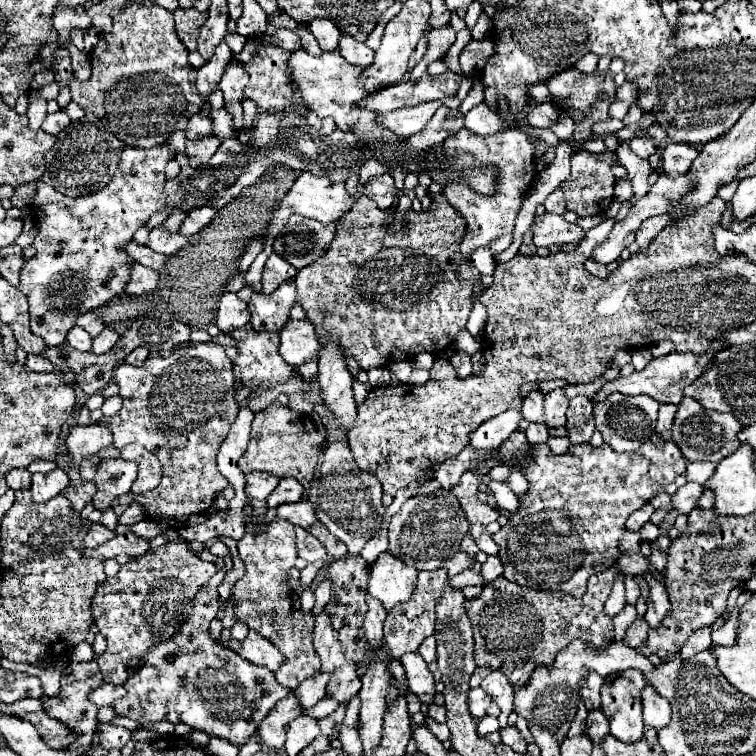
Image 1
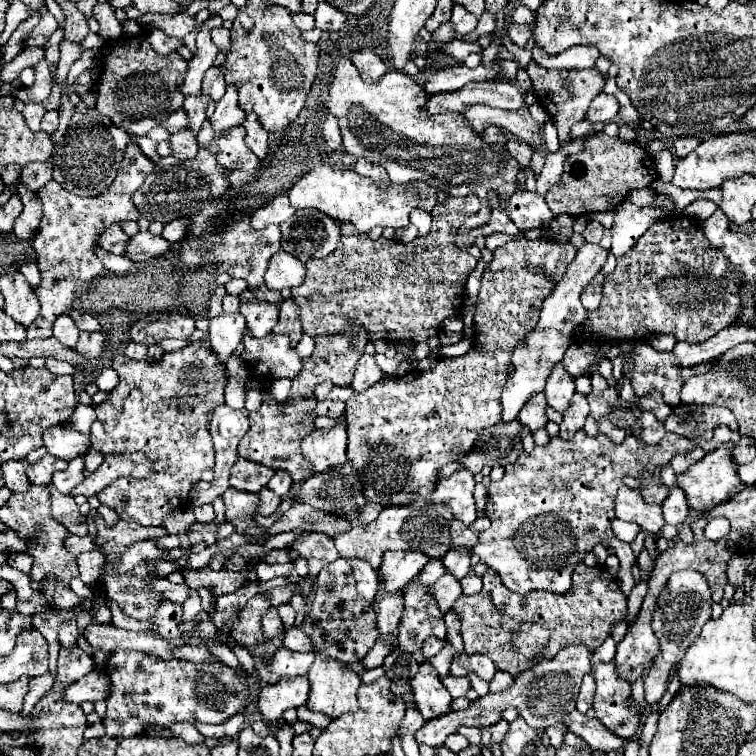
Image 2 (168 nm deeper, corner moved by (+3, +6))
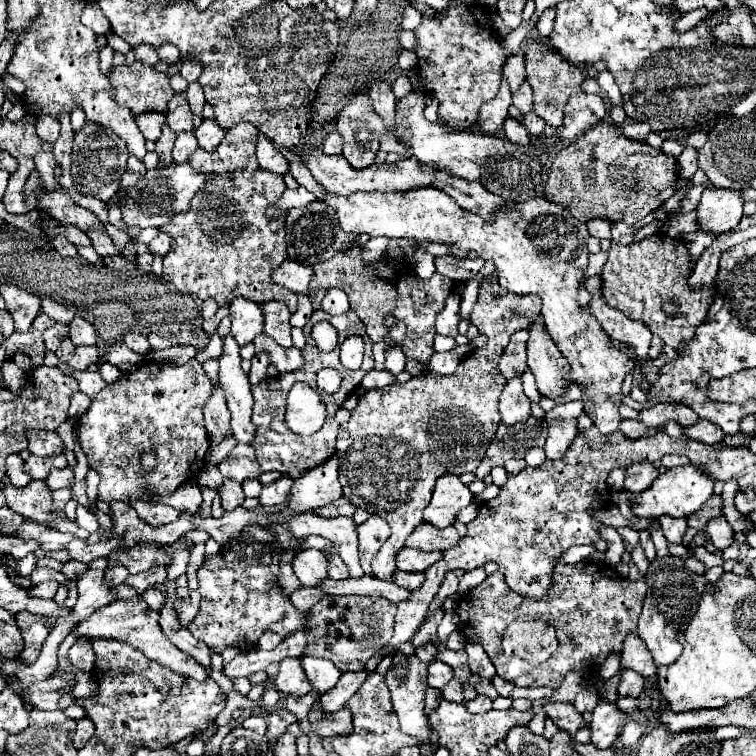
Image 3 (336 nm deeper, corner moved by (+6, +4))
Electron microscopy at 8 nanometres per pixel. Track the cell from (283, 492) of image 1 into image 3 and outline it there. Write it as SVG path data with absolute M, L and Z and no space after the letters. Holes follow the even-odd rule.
M283 476L273 484L265 484L263 490L261 490L261 504L263 506L283 504L287 500L287 496L289 496L291 486L293 486L293 480L289 476Z

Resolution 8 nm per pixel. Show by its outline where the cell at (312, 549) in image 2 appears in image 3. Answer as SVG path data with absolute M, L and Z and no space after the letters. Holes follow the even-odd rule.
M325 552L325 558L327 558L327 576L329 576L329 578L333 578L333 580L343 580L343 578L349 576L345 564L341 562L341 558L339 558L337 554Z

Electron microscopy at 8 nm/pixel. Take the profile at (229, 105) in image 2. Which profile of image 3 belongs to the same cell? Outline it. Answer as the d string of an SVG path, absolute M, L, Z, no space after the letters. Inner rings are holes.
M205 118L203 124L195 130L195 136L199 140L199 148L213 152L213 148L217 148L225 136L225 130L217 124L217 120L213 118Z

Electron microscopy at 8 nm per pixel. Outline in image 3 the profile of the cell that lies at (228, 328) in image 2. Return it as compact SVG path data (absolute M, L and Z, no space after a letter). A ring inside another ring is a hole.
M231 334L223 338L223 354L219 356L219 388L225 392L225 400L231 412L231 428L237 442L251 444L255 436L255 426L251 424L251 386L247 374L241 370L239 344Z

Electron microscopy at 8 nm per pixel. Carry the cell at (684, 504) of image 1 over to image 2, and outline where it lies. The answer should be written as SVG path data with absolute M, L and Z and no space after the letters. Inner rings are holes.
M670 488L670 494L668 498L662 502L662 514L664 514L664 520L666 524L680 524L684 522L684 518L688 516L688 504L684 502L684 494L680 494L680 490L676 488Z

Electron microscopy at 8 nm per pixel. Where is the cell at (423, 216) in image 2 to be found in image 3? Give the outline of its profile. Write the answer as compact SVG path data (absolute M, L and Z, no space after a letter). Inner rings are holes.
M424 249L417 250L409 262L411 268L413 268L413 272L415 272L417 276L421 276L421 278L431 278L436 272L434 257Z

